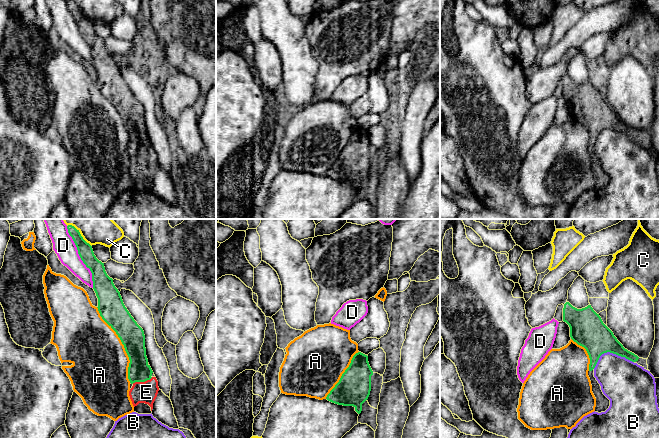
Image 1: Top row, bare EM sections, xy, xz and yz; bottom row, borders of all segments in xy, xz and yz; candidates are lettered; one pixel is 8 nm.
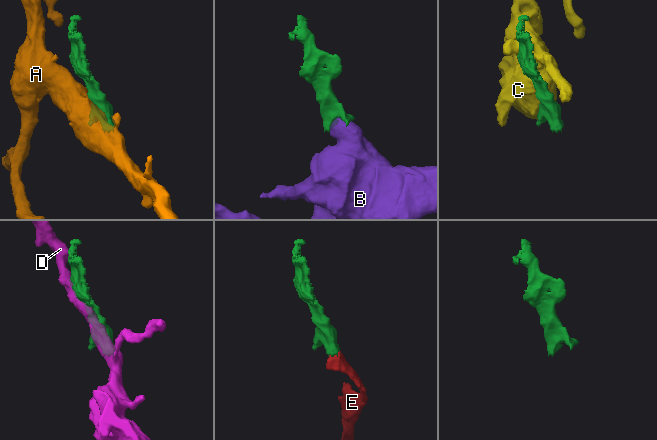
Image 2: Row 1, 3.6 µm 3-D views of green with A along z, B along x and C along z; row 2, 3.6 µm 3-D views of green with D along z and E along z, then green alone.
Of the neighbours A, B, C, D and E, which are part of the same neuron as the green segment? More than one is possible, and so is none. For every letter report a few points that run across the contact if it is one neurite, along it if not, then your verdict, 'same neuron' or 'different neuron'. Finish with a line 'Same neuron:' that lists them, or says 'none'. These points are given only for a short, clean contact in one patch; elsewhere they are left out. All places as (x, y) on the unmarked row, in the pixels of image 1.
A: different neuron
B: different neuron
C: different neuron
D: different neuron
E: line xy (138, 147), (142, 157), (146, 168); same neuron
Same neuron: E

